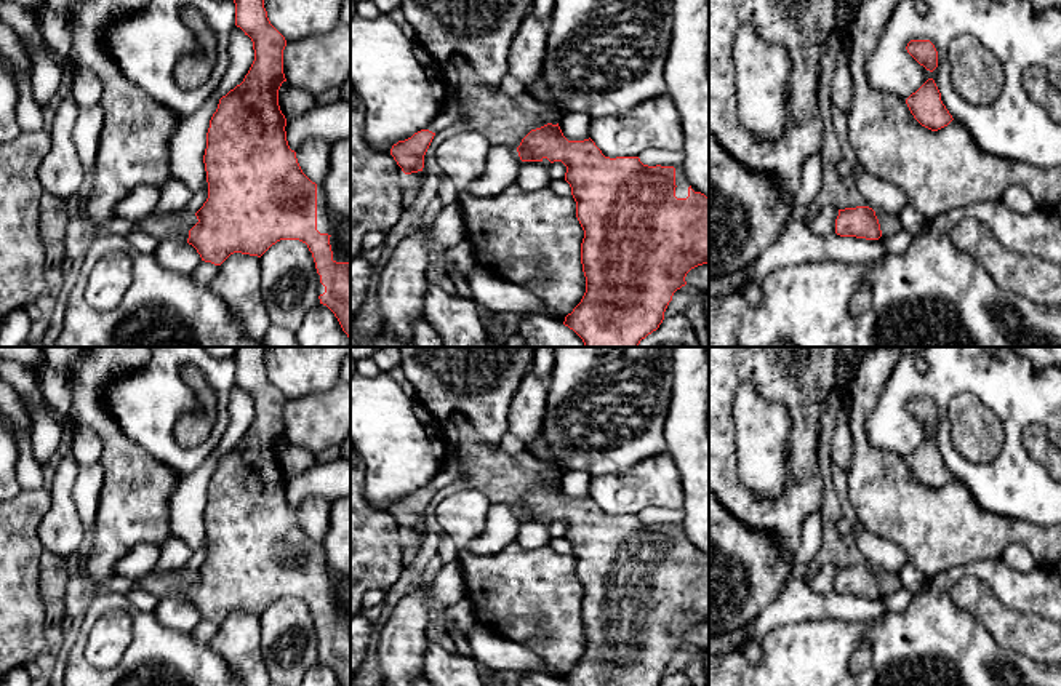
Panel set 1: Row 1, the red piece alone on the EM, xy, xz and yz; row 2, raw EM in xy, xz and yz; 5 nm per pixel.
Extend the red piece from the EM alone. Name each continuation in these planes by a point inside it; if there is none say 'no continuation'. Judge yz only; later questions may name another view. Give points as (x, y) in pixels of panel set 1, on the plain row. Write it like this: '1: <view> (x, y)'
no continuation

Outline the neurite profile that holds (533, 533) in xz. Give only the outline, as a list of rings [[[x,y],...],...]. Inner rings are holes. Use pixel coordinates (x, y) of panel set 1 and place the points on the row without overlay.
[[[522,520],[514,542],[525,548],[538,548],[549,545],[549,524],[541,520]]]

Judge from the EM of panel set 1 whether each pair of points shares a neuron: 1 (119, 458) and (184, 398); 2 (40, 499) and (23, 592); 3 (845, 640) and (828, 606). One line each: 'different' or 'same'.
1: different
2: same
3: different

